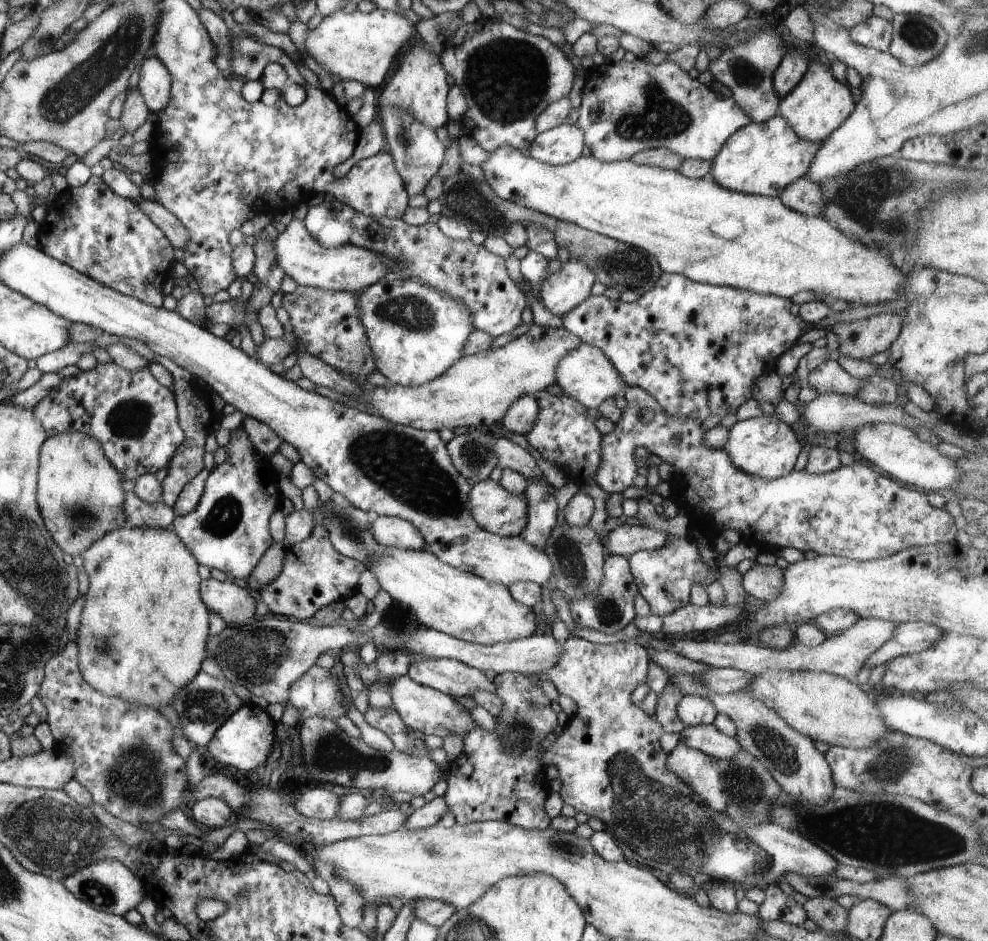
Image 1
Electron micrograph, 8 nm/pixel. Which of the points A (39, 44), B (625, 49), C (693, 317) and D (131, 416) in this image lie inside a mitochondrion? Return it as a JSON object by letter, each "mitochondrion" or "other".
{"A":"mitochondrion","B":"other","C":"other","D":"mitochondrion"}

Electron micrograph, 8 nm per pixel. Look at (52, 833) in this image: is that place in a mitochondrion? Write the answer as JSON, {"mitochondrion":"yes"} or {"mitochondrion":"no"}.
{"mitochondrion":"yes"}

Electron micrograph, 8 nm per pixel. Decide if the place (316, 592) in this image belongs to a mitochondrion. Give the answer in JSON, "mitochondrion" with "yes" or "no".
{"mitochondrion":"no"}

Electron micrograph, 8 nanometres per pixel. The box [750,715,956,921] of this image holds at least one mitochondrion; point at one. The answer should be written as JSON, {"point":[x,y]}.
{"point":[888,765]}

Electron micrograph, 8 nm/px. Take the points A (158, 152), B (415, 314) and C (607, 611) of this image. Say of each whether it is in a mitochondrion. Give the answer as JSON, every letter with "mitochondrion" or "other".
{"A":"other","B":"mitochondrion","C":"mitochondrion"}

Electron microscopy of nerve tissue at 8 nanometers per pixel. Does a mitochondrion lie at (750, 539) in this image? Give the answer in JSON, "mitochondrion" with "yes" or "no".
{"mitochondrion":"no"}

